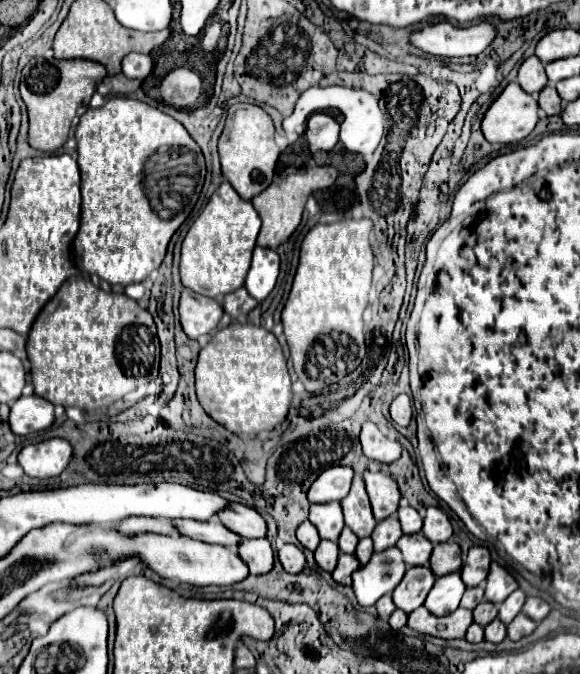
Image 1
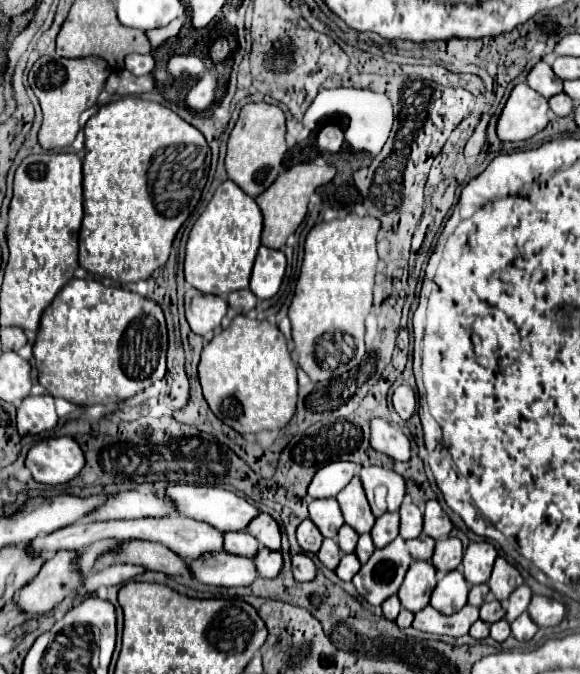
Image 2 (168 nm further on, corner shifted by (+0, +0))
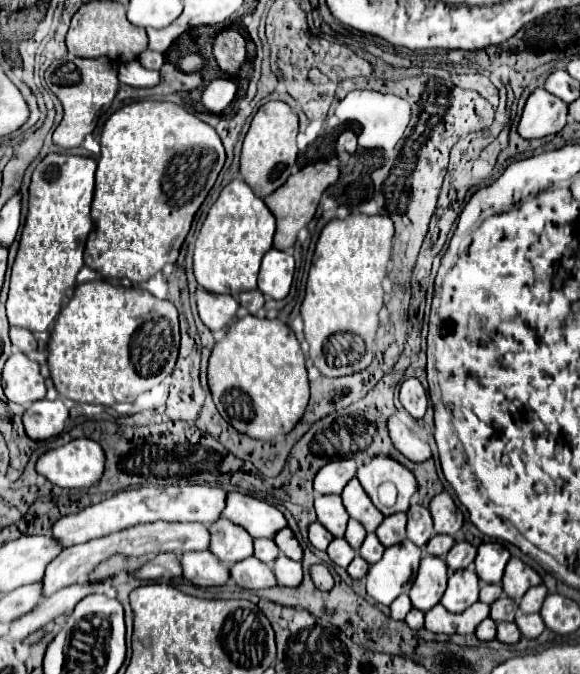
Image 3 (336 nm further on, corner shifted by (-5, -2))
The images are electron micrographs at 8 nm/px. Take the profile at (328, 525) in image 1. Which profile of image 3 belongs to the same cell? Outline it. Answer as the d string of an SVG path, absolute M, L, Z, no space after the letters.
M319 495L315 499L315 511L319 523L333 533L333 537L343 537L349 515L341 501L341 495Z

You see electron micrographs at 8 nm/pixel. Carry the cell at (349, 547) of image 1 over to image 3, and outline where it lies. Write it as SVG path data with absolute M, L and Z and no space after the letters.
M349 519L345 539L347 539L347 543L349 543L355 551L359 551L359 547L361 547L361 543L363 543L365 535L367 535L367 531L363 529L363 525L361 525L359 521L355 521L355 519Z

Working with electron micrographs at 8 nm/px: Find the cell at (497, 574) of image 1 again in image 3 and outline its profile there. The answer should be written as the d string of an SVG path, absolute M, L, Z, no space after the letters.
M517 557L509 559L509 563L505 567L505 575L503 575L505 595L509 595L511 599L515 599L519 603L529 587L541 585L541 583L543 583L543 579L541 579L541 575L537 571L533 571L529 565L525 565Z

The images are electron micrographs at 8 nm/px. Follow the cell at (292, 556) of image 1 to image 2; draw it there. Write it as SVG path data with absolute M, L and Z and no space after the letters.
M298 553L292 555L292 573L296 581L312 581L316 575L316 565L308 555Z

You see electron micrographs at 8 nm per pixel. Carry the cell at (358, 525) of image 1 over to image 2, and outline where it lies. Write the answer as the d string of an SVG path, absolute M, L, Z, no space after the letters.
M358 475L338 493L336 501L340 503L344 521L348 525L352 525L352 529L356 533L360 533L360 535L370 533L376 519L374 519L374 515L368 507L368 499L364 495L364 489L362 489L362 483L360 483Z

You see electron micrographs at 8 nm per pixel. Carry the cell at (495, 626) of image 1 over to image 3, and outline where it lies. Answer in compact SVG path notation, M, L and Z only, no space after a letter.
M499 623L497 625L497 639L501 643L507 643L507 645L513 645L521 639L521 631L515 623Z

